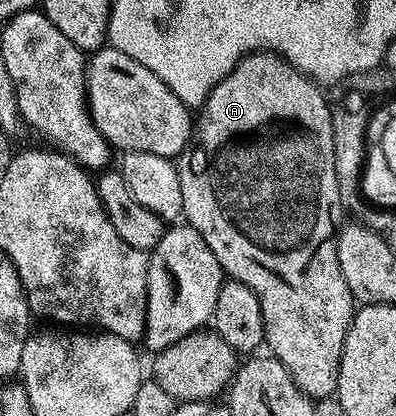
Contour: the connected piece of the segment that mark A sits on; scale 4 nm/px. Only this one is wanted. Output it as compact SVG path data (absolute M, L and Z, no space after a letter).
M269 51L248 53L238 60L236 67L232 67L232 71L224 75L224 79L216 83L214 90L207 95L205 103L193 122L186 150L178 154L176 158L180 175L182 217L185 224L194 228L200 235L200 239L208 243L208 251L216 255L216 263L220 263L223 274L229 280L244 283L256 293L256 299L260 301L260 315L264 317L265 348L288 371L288 375L292 375L296 387L300 387L300 391L304 391L304 395L311 399L335 396L338 388L338 367L342 358L342 347L348 335L348 327L356 312L354 296L352 291L348 291L348 283L344 283L344 275L340 275L340 265L336 259L336 243L340 228L338 213L341 214L343 208L336 183L336 159L332 151L332 108L330 109L325 95L318 89L321 89L319 82L306 77L277 53Z

